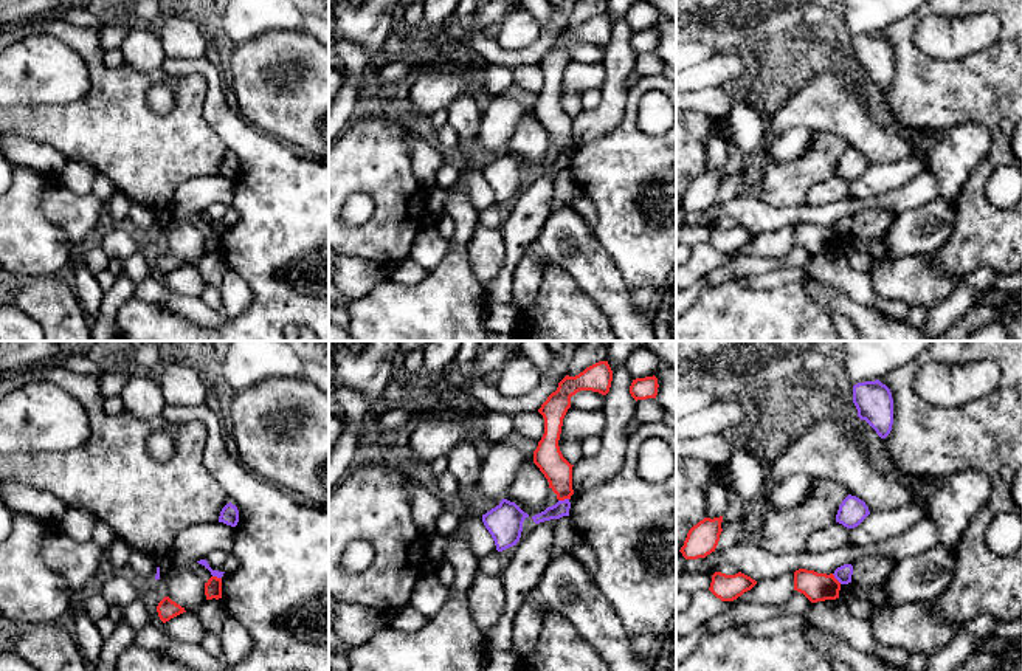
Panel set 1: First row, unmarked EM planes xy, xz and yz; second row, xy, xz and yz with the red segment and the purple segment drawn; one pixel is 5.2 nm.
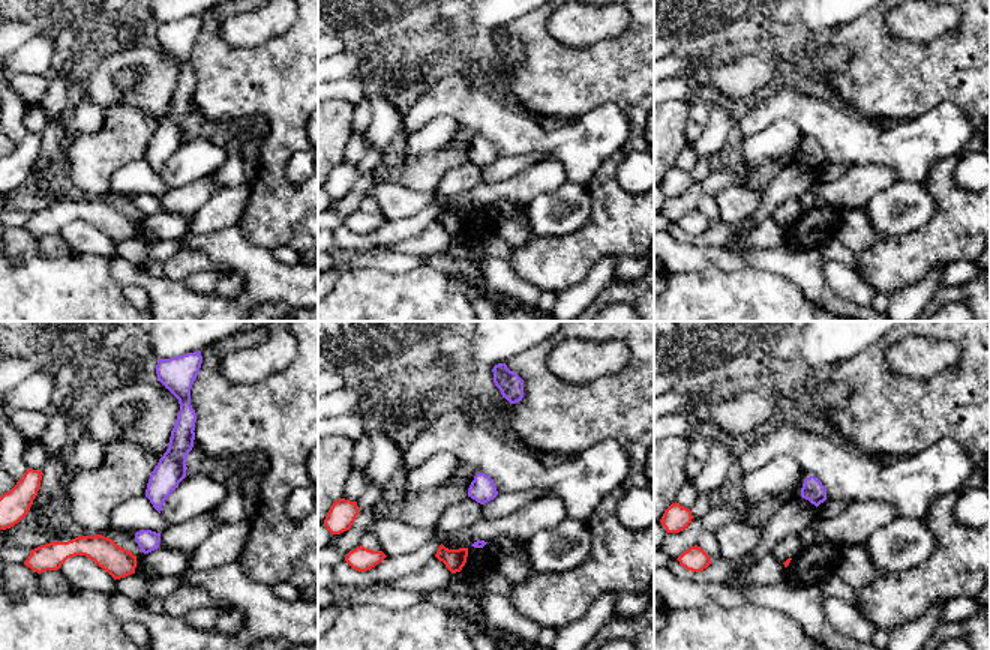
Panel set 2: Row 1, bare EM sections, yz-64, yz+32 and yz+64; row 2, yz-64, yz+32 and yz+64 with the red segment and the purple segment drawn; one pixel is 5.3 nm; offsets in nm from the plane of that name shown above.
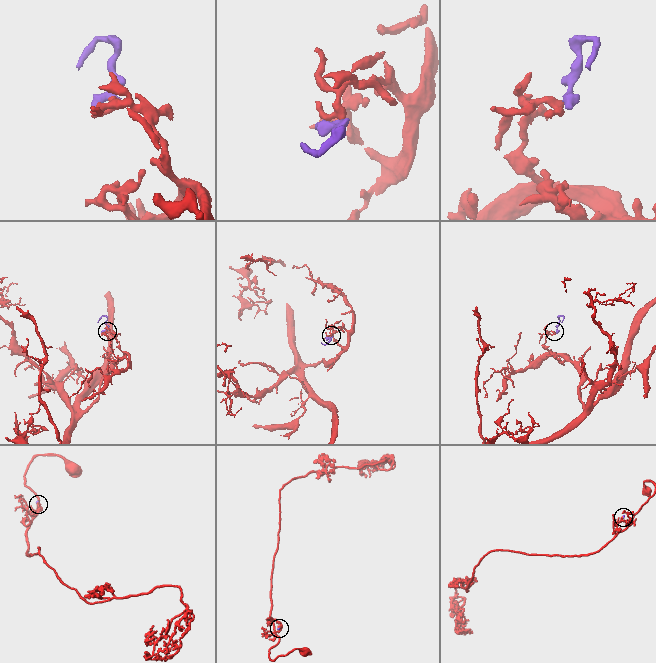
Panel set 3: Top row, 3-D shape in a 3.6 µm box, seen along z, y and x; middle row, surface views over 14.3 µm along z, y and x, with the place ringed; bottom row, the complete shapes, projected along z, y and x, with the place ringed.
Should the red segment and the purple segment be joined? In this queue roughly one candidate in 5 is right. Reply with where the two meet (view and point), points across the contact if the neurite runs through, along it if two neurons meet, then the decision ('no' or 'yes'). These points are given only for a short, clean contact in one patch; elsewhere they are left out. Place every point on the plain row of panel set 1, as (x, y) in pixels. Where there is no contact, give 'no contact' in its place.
meets red in xz at (563, 152); border along xz (568, 151), (559, 154); no

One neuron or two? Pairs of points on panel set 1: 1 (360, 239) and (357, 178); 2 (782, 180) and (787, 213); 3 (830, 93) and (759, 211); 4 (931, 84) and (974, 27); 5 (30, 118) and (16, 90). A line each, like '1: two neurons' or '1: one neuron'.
1: one neuron
2: two neurons
3: two neurons
4: two neurons
5: two neurons

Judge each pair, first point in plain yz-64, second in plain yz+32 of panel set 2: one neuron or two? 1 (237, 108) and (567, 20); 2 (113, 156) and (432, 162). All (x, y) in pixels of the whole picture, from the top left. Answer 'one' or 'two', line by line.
1: two
2: one

